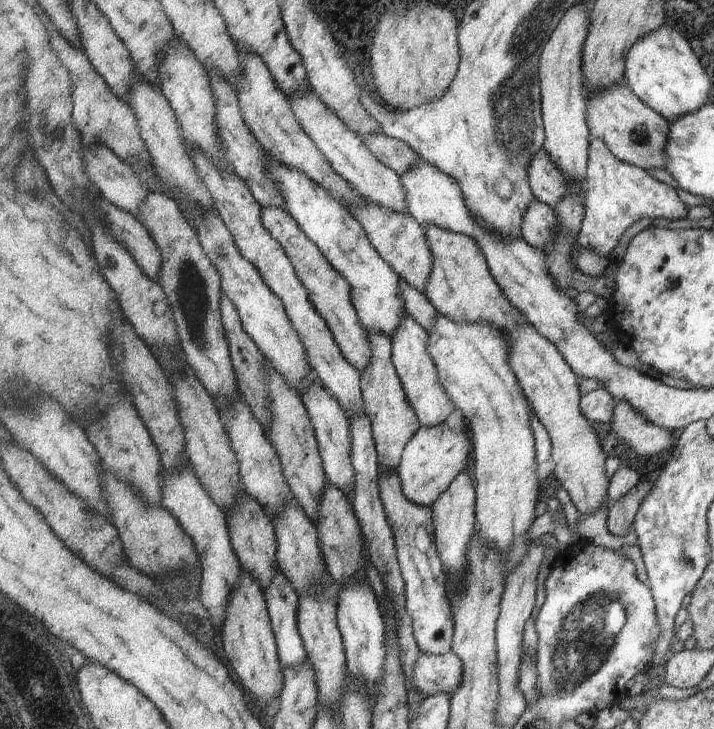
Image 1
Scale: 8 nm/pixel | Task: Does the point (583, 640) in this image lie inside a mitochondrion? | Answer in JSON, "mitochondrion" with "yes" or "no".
{"mitochondrion":"yes"}

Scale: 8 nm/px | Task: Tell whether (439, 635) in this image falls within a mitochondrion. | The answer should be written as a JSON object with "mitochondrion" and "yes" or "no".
{"mitochondrion":"no"}

